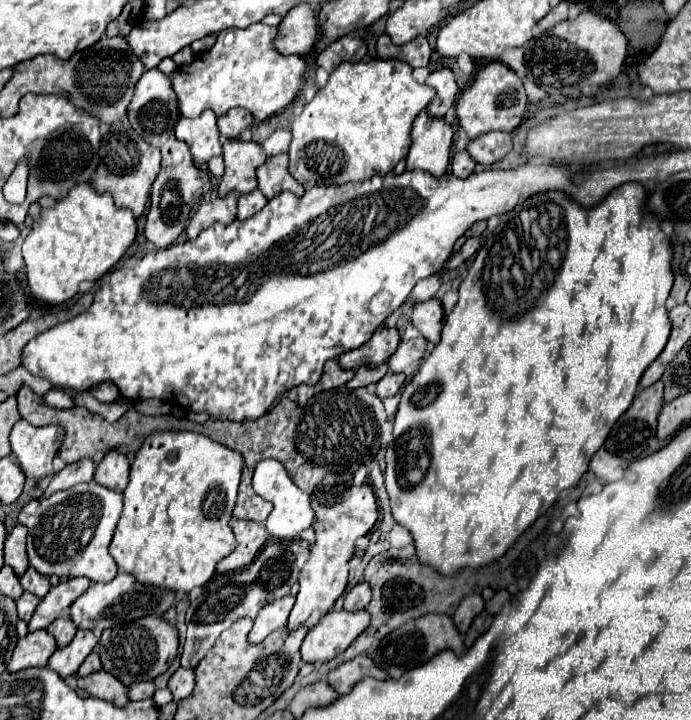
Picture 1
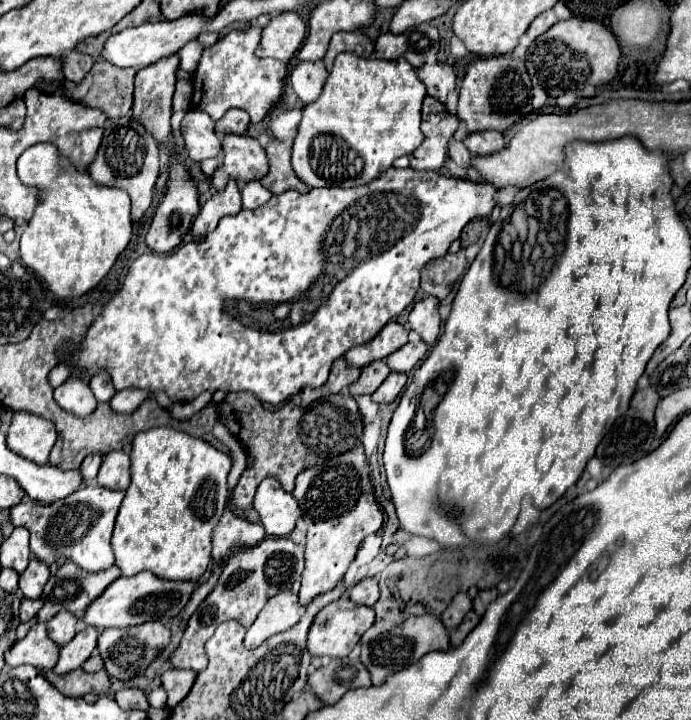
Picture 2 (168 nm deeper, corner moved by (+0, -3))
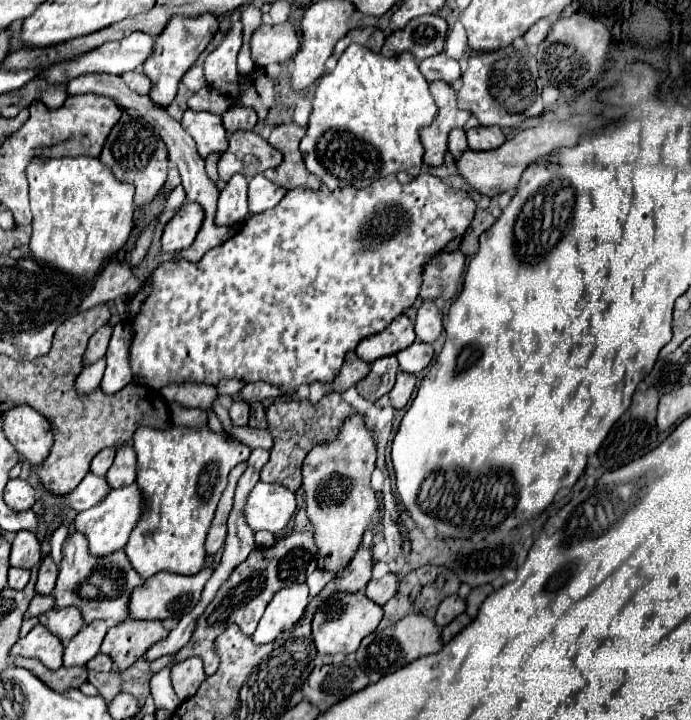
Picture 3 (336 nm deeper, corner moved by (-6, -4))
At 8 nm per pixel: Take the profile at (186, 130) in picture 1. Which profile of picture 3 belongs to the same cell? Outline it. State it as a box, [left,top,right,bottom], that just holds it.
[181,110,227,158]

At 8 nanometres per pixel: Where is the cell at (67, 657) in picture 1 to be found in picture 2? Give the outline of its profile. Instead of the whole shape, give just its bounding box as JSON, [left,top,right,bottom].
[53,627,99,675]

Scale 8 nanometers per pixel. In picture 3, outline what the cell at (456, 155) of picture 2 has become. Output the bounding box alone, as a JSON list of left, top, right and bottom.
[447,128,469,156]

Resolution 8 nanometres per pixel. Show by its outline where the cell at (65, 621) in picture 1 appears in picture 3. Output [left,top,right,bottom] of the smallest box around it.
[39,608,85,644]

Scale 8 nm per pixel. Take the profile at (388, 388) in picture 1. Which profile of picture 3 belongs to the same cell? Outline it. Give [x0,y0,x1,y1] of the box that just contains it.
[375,372,417,408]

